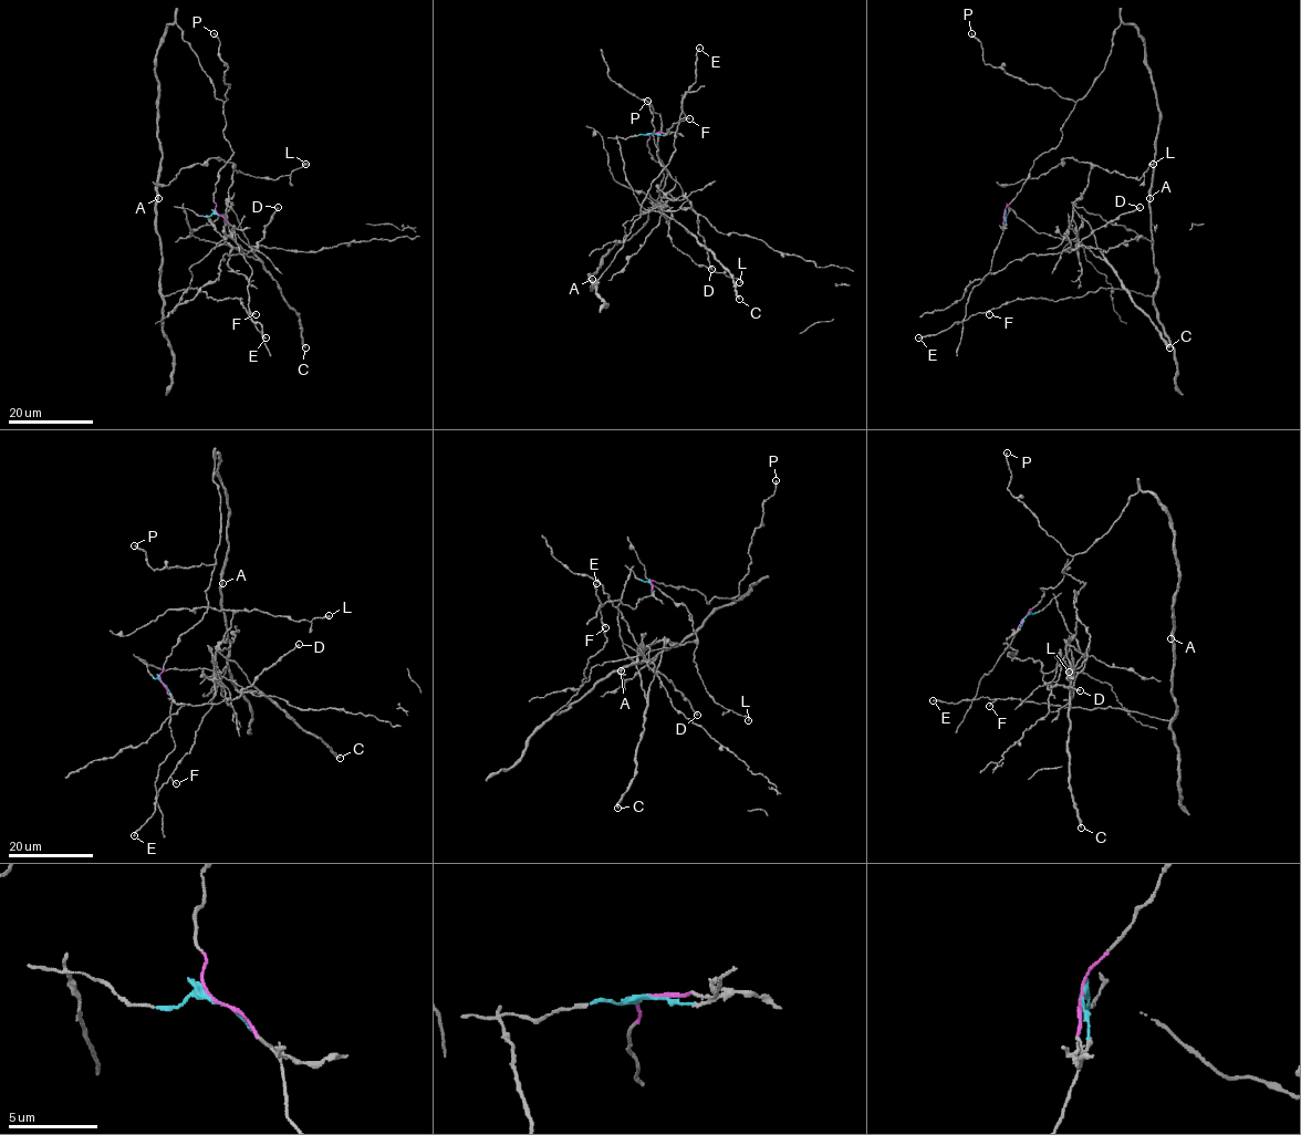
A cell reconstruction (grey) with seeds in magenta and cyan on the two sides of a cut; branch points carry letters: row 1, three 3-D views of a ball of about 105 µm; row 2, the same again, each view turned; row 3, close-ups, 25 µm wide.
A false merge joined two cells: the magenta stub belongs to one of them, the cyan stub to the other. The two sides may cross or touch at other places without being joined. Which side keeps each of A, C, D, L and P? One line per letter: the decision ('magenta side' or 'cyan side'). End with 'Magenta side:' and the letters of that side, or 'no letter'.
A: magenta side
C: cyan side
D: cyan side
L: cyan side
P: magenta side
Magenta side: A, P

